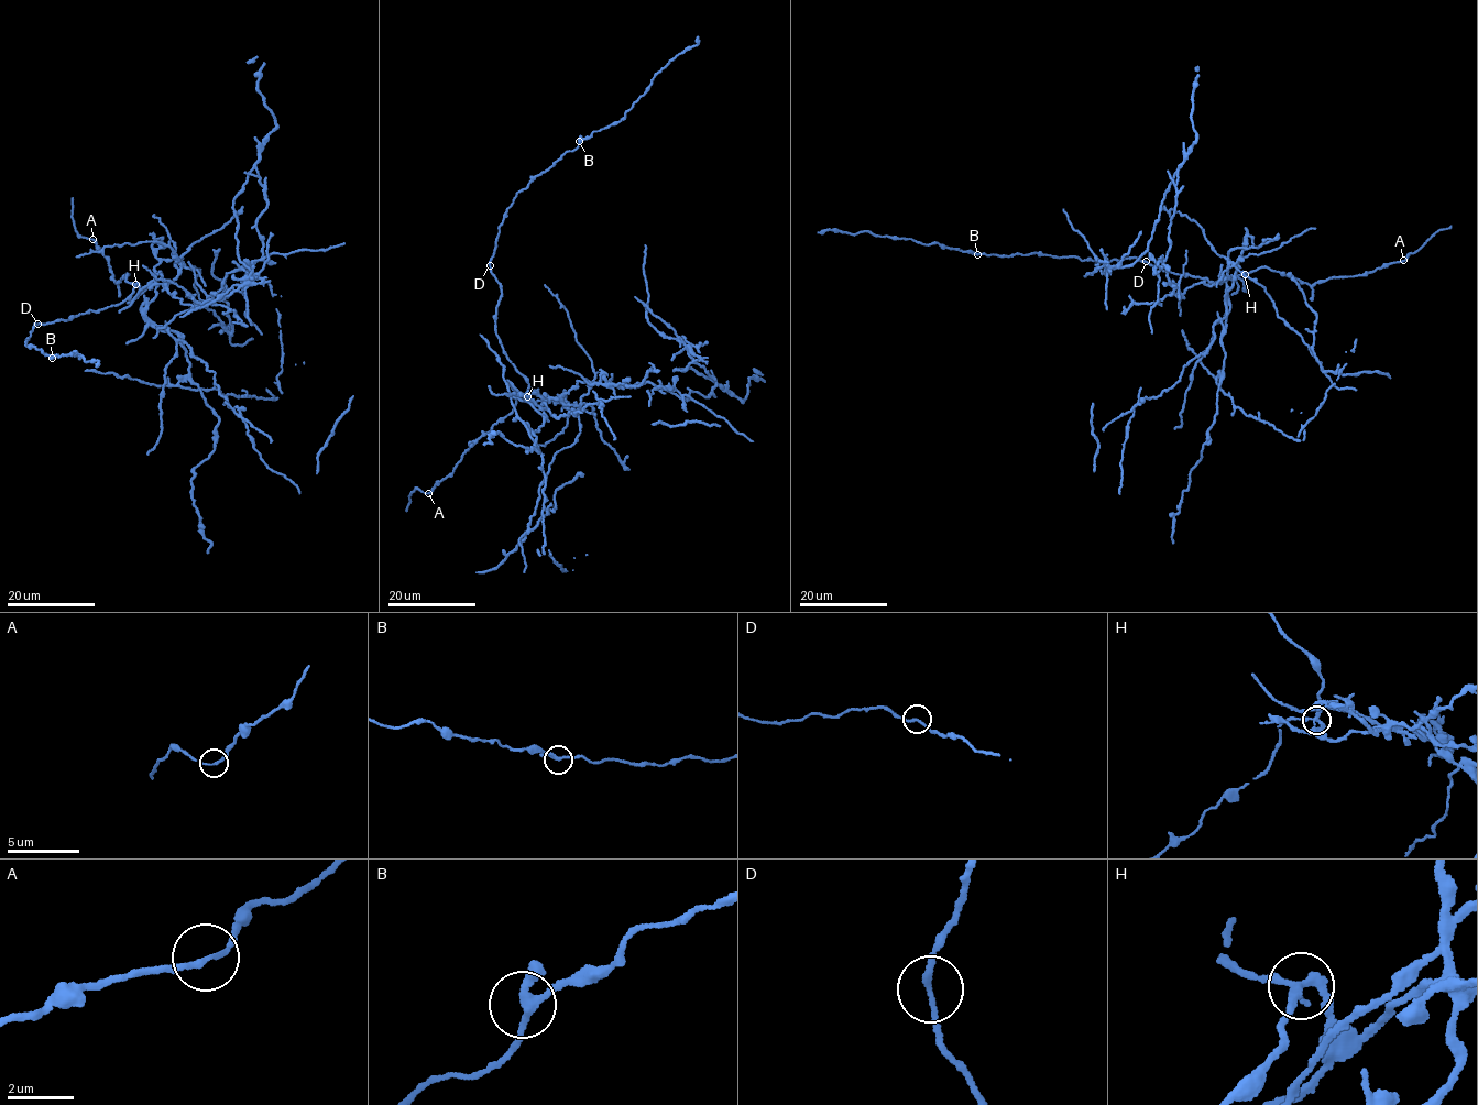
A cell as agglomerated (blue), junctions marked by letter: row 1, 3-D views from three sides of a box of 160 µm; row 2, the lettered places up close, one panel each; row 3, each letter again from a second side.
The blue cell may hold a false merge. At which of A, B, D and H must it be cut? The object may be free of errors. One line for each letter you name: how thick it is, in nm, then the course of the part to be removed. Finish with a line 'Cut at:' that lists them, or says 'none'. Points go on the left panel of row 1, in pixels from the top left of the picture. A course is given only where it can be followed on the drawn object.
H: Thickness 220 nm. Course of the part to remove: (137, 284), (201, 307), (263, 254), (255, 167), (233, 198), (255, 279), (200, 304), (142, 265)
Cut at: H

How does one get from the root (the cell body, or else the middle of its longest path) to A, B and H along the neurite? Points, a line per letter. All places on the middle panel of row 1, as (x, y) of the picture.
A: (557, 398), (533, 403), (518, 395), (513, 411), (472, 440), (453, 471), (428, 493)
B: (557, 398), (529, 401), (527, 378), (505, 353), (495, 331), (501, 285), (490, 263), (513, 198), (579, 141)
H: (557, 398), (533, 403), (527, 397)

